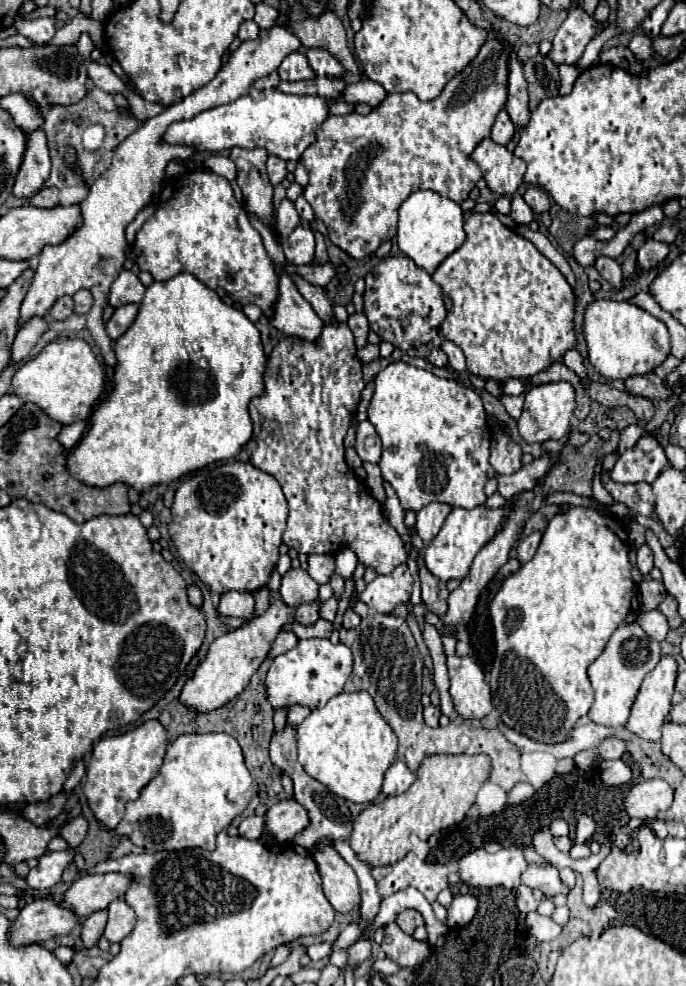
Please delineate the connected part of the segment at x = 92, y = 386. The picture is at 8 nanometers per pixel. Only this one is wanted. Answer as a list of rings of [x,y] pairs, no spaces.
[[[59,338],[45,346],[45,350],[25,362],[13,376],[13,390],[27,402],[43,408],[51,418],[63,424],[87,420],[97,406],[97,400],[105,386],[105,370],[97,362],[93,350],[85,340]]]

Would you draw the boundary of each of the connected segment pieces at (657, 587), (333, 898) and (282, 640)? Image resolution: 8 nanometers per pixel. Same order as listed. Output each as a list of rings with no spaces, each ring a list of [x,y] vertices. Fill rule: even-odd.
[[[645,578],[639,584],[639,600],[641,600],[643,610],[655,610],[665,596],[667,596],[667,590],[665,590],[665,586],[661,582]]]
[[[323,840],[313,858],[323,878],[323,890],[331,906],[341,914],[349,914],[353,908],[361,906],[359,880],[353,868],[339,854],[335,854],[327,840]]]
[[[282,631],[272,643],[269,657],[275,658],[293,649],[298,644],[297,636],[291,631]]]

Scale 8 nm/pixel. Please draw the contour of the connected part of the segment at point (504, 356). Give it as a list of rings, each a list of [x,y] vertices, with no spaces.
[[[491,212],[469,214],[465,220],[465,234],[465,244],[439,264],[433,272],[433,280],[443,288],[447,308],[441,332],[463,350],[469,374],[499,384],[511,378],[527,382],[555,362],[563,362],[565,352],[573,350],[577,344],[573,328],[575,296],[563,274],[527,238],[503,226]]]

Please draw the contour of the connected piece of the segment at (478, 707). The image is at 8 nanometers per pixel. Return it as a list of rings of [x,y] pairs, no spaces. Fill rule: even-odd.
[[[431,610],[425,612],[425,622],[437,626],[443,638],[445,654],[447,654],[447,668],[449,668],[449,694],[455,704],[455,710],[459,712],[461,718],[465,720],[481,720],[485,718],[493,706],[491,706],[491,692],[485,682],[483,670],[469,658],[469,656],[457,656],[455,654],[455,638],[449,636],[447,628],[441,626],[439,616],[433,614]]]

